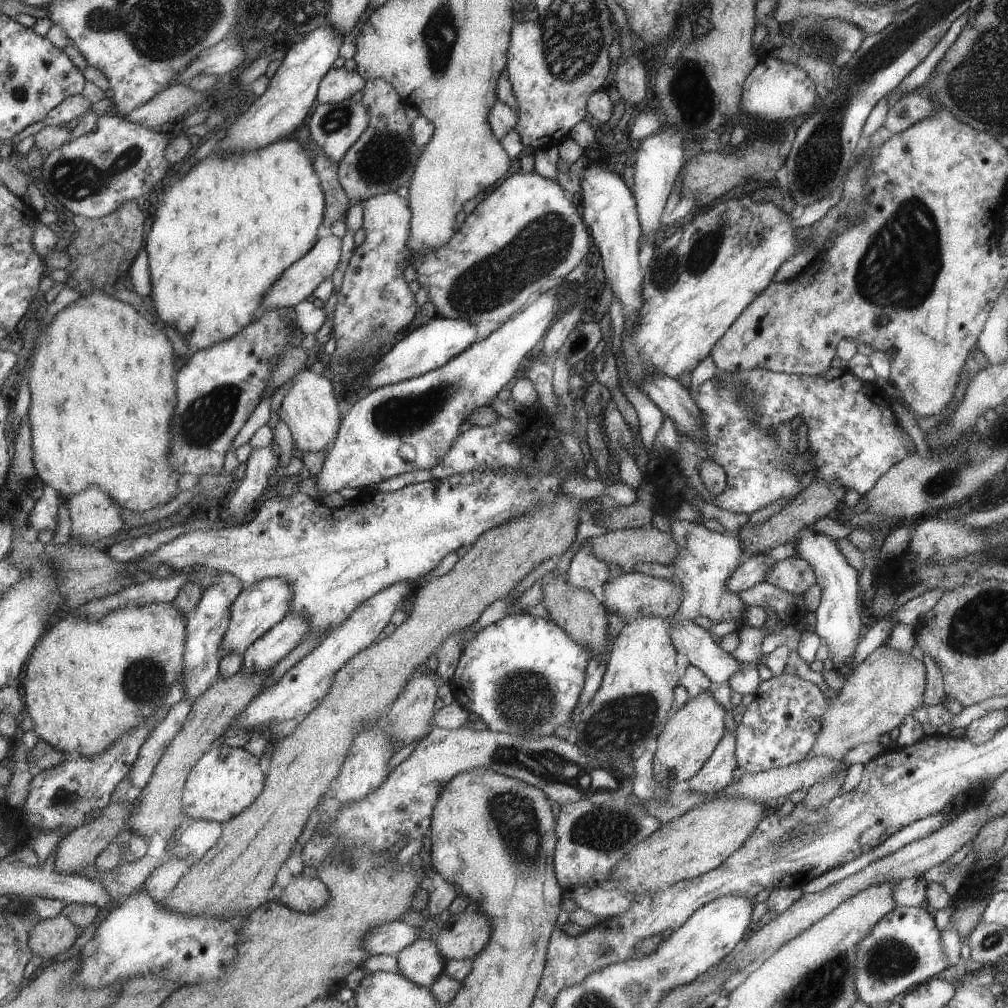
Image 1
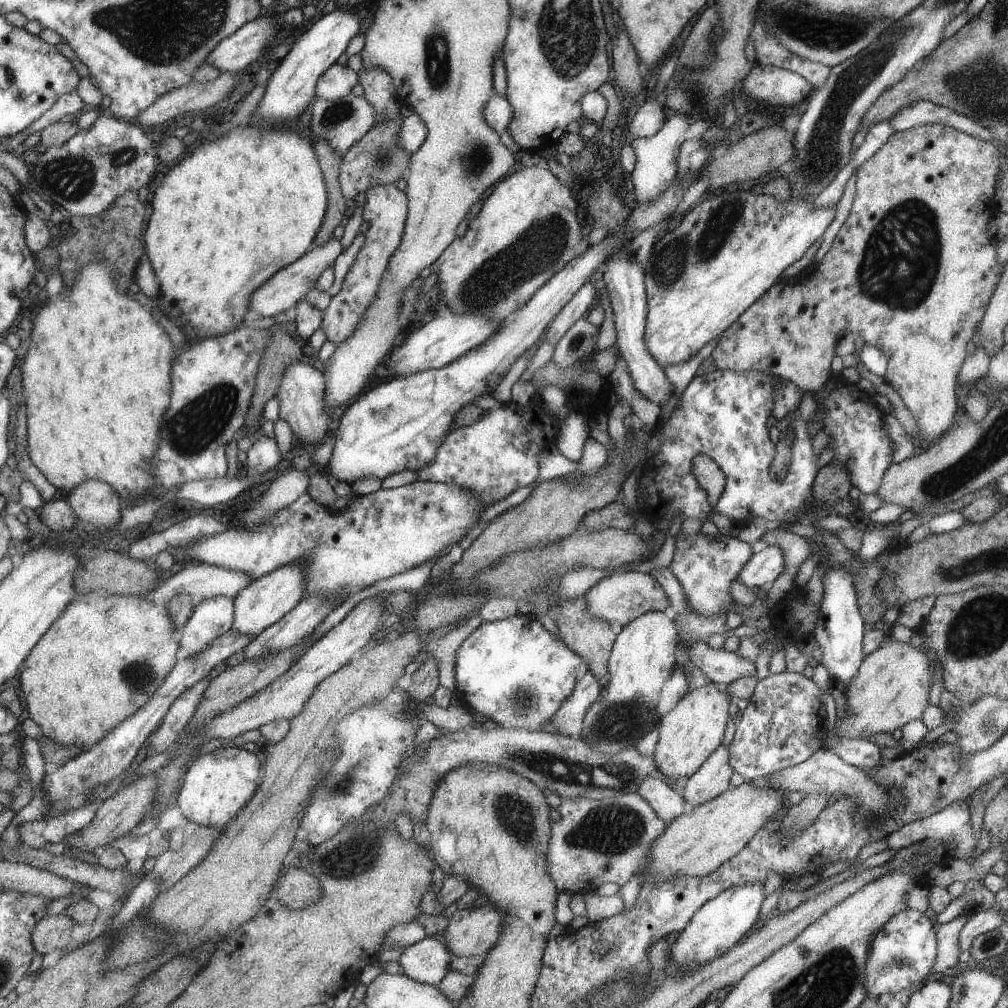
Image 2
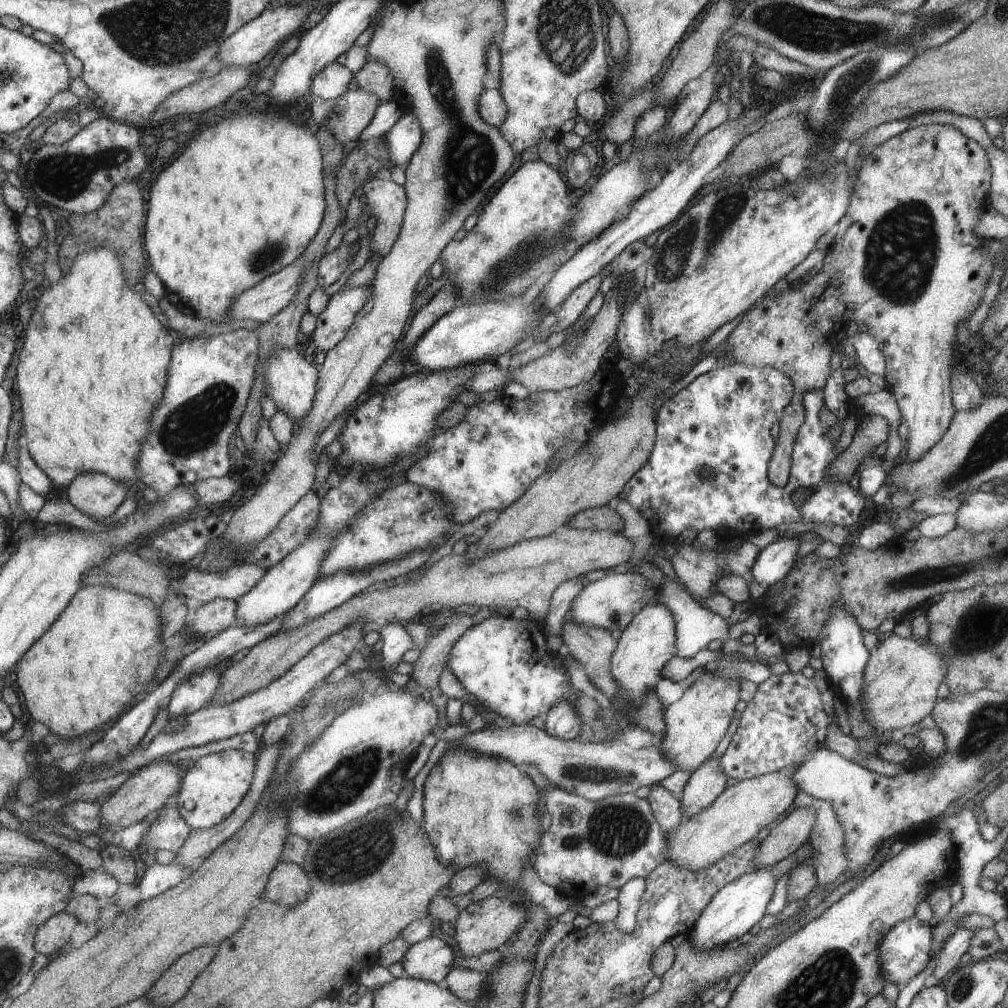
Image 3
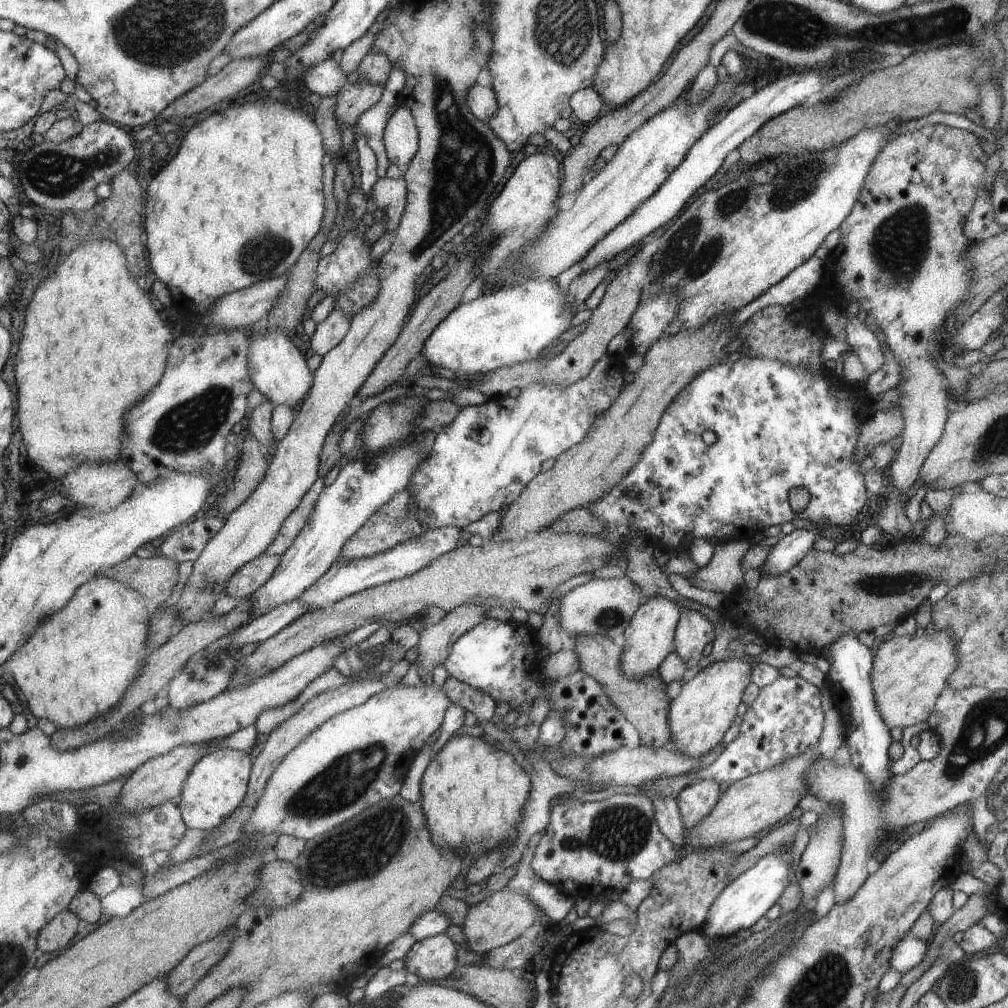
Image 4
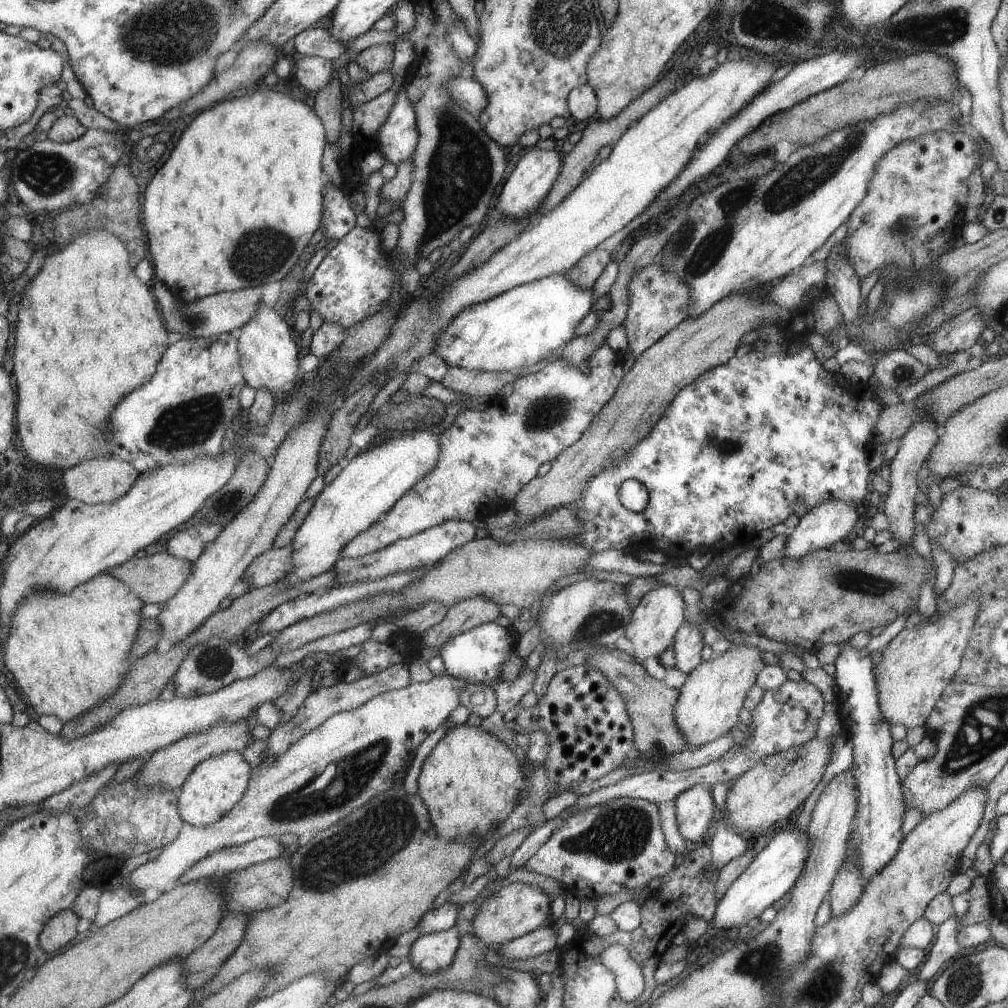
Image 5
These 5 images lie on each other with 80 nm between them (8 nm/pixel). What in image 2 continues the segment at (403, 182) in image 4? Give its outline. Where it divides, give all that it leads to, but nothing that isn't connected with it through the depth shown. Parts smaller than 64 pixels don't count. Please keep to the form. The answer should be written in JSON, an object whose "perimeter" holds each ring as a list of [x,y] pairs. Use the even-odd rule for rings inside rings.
{"perimeter":[[[377,185],[368,190],[367,199],[363,206],[363,220],[370,224],[362,247],[356,254],[354,263],[346,273],[343,285],[325,309],[322,330],[327,340],[332,341],[337,347],[342,345],[356,330],[358,324],[375,302],[380,286],[392,259],[392,256],[401,246],[408,214],[408,194],[401,192],[396,185]]]}

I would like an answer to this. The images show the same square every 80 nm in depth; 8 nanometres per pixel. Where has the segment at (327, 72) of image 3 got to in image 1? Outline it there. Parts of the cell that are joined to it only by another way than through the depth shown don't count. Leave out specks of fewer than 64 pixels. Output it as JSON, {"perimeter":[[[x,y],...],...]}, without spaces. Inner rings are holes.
{"perimeter":[[[331,69],[321,81],[317,102],[333,104],[353,98],[357,92],[363,92],[367,81],[358,70]]]}

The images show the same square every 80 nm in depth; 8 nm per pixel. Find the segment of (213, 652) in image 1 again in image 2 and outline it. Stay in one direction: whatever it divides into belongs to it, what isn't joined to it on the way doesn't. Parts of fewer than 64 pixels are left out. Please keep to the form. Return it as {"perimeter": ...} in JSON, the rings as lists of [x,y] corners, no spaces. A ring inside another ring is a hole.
{"perimeter":[[[229,595],[207,597],[195,608],[182,628],[179,659],[203,652],[216,638],[233,628],[235,620],[234,598]]]}

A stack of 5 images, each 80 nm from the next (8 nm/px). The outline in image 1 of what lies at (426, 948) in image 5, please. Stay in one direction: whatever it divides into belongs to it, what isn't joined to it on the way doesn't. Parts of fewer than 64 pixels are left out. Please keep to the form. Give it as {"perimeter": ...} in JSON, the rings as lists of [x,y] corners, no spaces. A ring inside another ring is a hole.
{"perimeter":[[[431,938],[417,939],[406,946],[397,956],[398,972],[415,984],[432,987],[444,973],[447,959],[436,941]]]}

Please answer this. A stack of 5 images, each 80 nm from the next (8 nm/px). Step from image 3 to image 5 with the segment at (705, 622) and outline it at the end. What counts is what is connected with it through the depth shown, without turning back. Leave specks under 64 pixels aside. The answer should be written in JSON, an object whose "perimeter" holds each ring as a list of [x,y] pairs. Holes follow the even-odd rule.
{"perimeter":[[[683,621],[680,628],[677,629],[676,640],[673,641],[672,646],[675,657],[675,671],[685,675],[693,671],[703,661],[699,657],[699,651],[702,647],[703,640],[699,627]]]}

